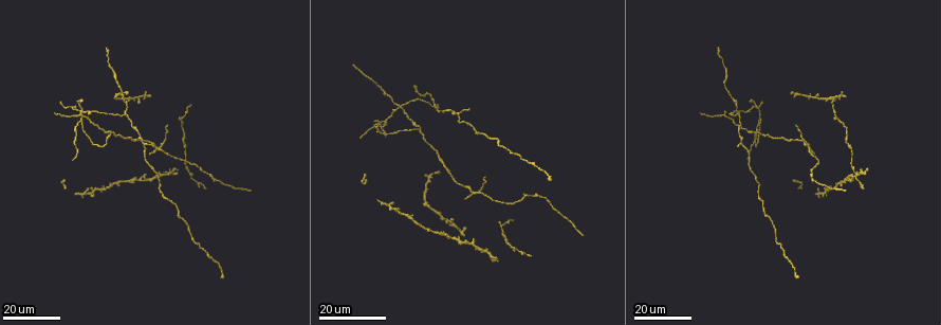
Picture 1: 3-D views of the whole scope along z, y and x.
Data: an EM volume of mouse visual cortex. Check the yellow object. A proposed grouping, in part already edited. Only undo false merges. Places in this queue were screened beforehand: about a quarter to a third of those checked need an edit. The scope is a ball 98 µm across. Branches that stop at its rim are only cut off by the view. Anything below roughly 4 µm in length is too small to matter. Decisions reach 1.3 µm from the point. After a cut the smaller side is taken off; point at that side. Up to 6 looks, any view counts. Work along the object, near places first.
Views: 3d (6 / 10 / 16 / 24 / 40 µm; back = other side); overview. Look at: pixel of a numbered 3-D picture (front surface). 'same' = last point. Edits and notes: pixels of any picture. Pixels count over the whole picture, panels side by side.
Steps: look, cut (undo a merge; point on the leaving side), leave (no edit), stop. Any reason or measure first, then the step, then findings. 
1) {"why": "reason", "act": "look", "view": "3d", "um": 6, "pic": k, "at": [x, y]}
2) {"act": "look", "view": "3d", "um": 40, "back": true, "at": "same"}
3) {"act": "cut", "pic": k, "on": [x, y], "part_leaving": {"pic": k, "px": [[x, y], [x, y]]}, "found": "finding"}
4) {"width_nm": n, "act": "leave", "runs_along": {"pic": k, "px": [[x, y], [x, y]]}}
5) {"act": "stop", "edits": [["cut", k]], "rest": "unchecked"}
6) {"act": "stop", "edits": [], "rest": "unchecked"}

{"why": "thick turns thin", "act": "look", "view": "3d", "um": 24, "pic": 1, "at": [90, 110]}

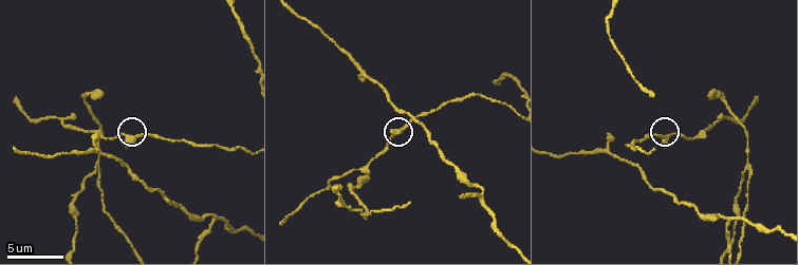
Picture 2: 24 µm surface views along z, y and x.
{"why": "zoom in", "act": "look", "view": "3d", "um": 6, "pic": 2, "at": [128, 135]}

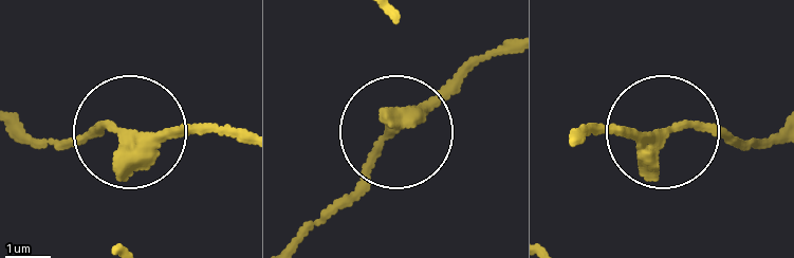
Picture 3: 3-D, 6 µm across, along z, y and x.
{"act": "leave", "runs_along": {"pic": 3, "px": [[773, 134], [671, 127], [626, 137], [572, 127]]}, "found": "all the same neuron"}

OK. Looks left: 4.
{"why": "two arms in line, one across", "act": "look", "view": "3d", "um": 10, "pic": 2, "at": [482, 196]}

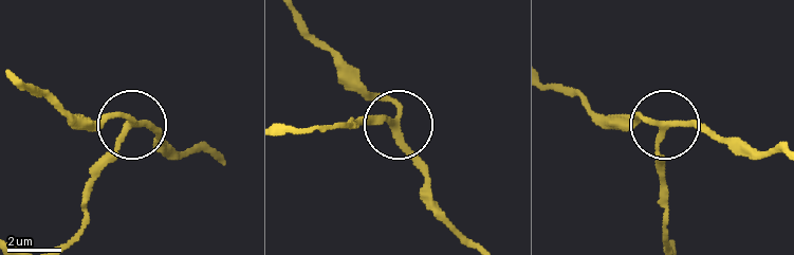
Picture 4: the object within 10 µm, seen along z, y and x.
{"act": "leave", "runs_along": {"pic": 4, "px": [[326, 130], [401, 119], [343, 59]]}, "found": "all the same neuron"}

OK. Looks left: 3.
{"why": "three arms meet", "act": "look", "view": "3d", "um": 16, "pic": 2, "at": [61, 121]}

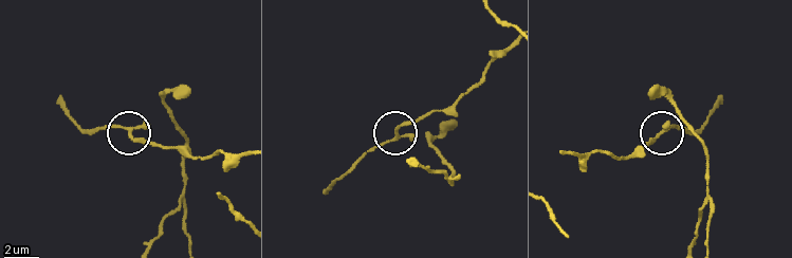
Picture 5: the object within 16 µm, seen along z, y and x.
{"why": "closer look", "act": "look", "view": "3d", "um": 6, "pic": 5, "at": [395, 136]}

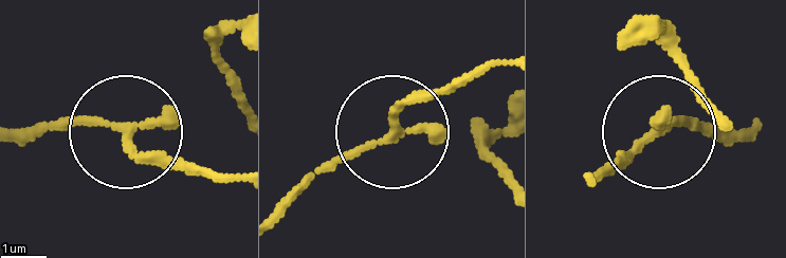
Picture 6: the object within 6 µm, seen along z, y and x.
{"act": "leave", "runs_along": {"pic": 6, "px": [[235, 97], [132, 124], [53, 121], [12, 132]]}, "found": "all the same neuron"}

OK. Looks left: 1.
{"act": "stop", "edits": [], "rest": "unchecked"}

